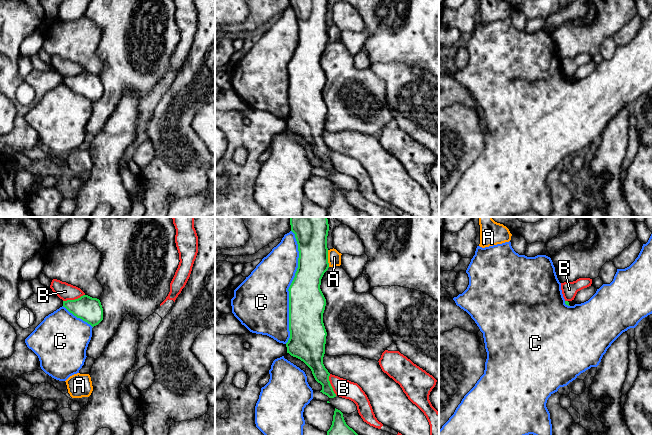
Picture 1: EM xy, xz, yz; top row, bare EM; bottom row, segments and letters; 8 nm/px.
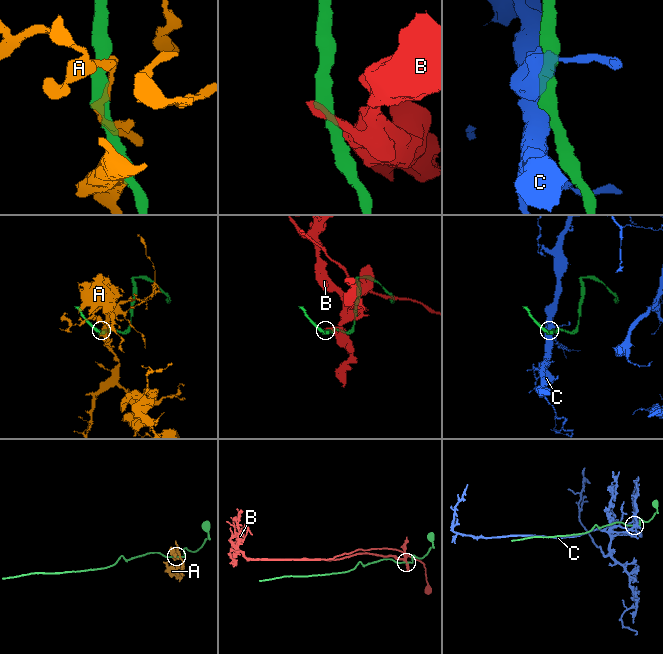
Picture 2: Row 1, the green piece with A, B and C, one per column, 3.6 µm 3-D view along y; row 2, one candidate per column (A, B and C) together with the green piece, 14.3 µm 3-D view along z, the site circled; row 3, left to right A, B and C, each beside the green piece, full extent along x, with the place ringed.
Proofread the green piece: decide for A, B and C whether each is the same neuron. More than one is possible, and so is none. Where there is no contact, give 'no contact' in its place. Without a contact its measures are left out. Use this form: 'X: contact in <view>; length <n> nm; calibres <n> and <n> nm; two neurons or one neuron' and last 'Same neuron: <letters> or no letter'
A: contact in xz; length 140 nm; calibres 240 and 110 nm; two neurons
B: contact in xy; length 190 nm; calibres 200 and 140 nm; two neurons
C: contact in xz; length 900 nm; calibres 300 and 440 nm; two neurons
Same neuron: no letter

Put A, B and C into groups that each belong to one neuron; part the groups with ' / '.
A / B / C

